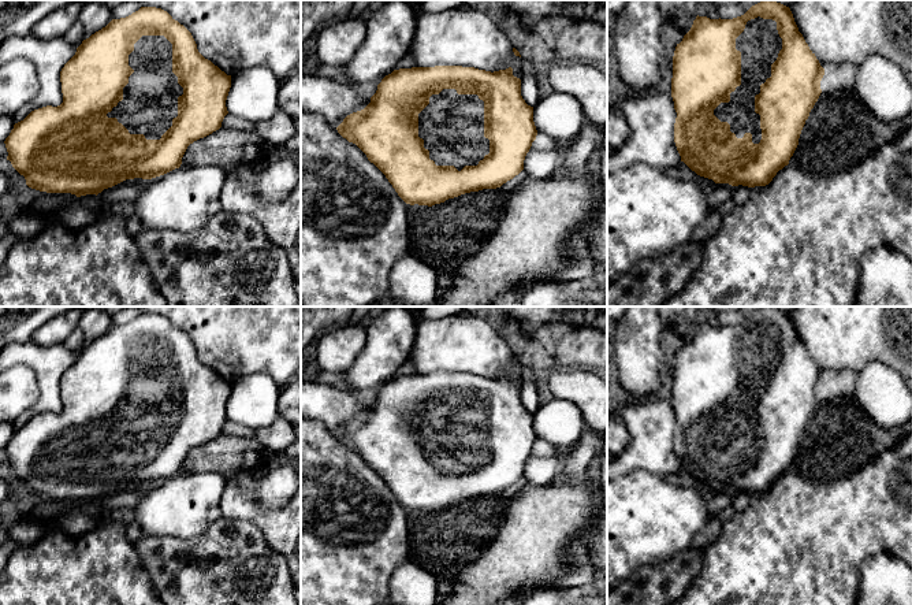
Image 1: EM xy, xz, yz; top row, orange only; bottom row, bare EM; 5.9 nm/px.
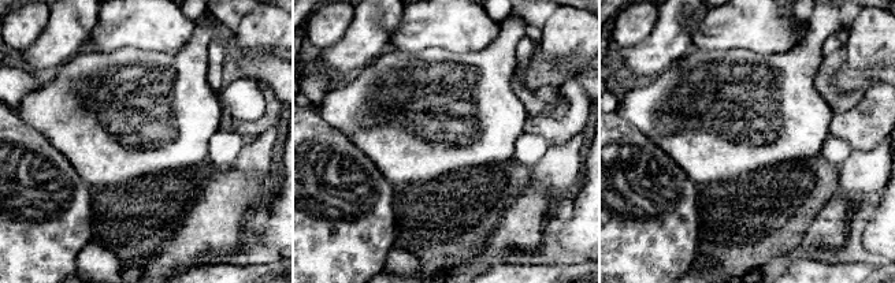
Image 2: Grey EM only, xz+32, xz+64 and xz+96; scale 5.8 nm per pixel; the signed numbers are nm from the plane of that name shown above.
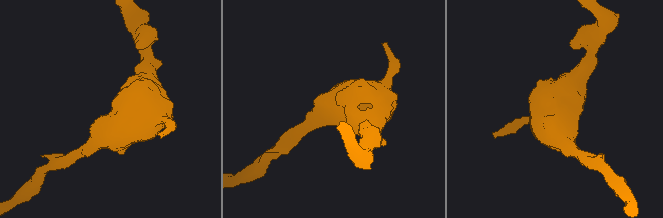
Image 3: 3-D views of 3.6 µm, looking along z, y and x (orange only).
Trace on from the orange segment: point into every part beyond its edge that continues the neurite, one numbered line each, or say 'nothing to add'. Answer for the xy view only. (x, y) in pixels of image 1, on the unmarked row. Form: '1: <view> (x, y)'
1: xy (149, 411)

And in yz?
1: yz (759, 351)

